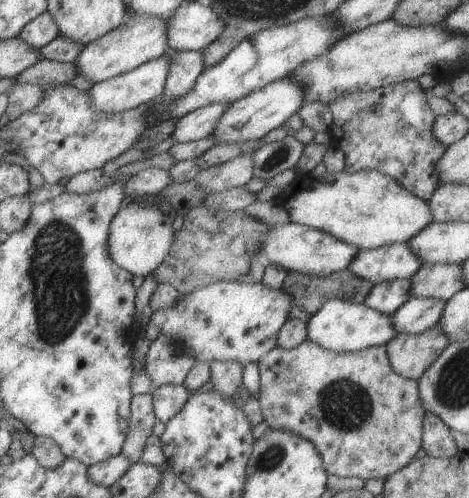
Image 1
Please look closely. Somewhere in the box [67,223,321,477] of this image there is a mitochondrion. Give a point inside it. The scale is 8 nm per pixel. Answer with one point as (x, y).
(272, 456)

